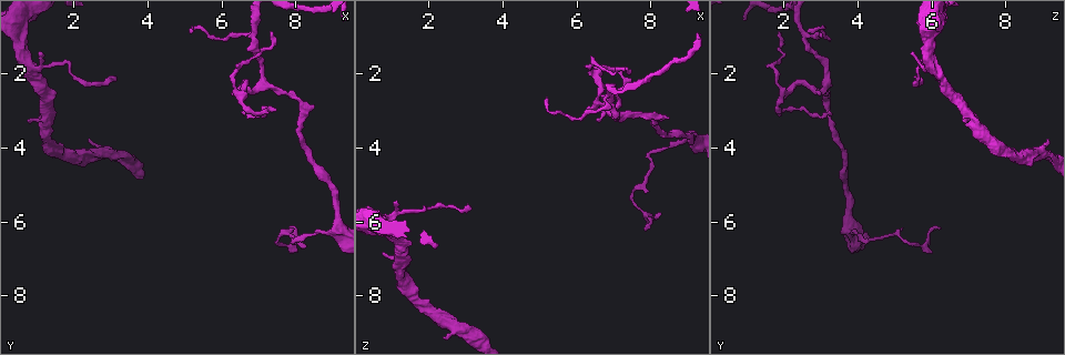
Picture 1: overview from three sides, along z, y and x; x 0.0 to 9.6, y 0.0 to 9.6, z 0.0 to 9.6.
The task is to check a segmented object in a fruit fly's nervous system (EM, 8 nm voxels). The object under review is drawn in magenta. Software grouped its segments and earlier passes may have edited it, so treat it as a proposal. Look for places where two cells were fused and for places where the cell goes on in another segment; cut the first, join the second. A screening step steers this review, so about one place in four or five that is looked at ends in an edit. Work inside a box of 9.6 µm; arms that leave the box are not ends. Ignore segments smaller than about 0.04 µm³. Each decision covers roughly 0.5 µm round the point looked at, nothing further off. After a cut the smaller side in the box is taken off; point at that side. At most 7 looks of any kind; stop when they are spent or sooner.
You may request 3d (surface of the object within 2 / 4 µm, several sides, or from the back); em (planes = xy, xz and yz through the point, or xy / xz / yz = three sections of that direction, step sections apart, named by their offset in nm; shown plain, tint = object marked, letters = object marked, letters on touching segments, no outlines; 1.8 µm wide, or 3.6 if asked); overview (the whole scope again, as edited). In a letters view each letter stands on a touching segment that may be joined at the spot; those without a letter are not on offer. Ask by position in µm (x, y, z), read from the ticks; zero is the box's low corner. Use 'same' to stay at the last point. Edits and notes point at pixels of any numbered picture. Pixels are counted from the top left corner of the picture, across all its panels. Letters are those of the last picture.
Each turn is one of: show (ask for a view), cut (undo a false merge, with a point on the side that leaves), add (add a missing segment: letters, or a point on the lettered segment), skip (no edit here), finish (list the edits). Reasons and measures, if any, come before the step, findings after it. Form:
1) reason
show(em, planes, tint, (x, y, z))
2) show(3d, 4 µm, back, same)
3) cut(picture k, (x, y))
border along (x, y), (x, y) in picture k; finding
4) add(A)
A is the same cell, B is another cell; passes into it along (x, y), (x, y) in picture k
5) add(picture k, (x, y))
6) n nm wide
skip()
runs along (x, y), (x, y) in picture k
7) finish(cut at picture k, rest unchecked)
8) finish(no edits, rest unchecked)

branch stops here
show(em, xz, step 8, plain, (0.80, 3.30, 6.80))

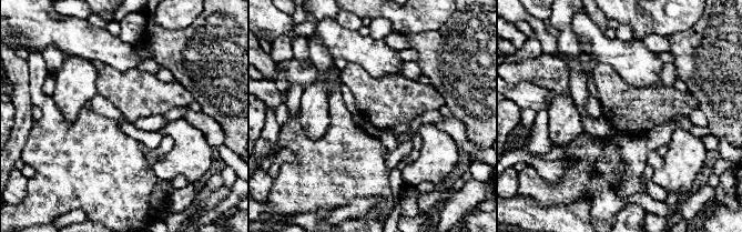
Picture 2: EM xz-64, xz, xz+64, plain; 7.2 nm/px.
with the object marked
show(em, xz, step 8, tint, same)

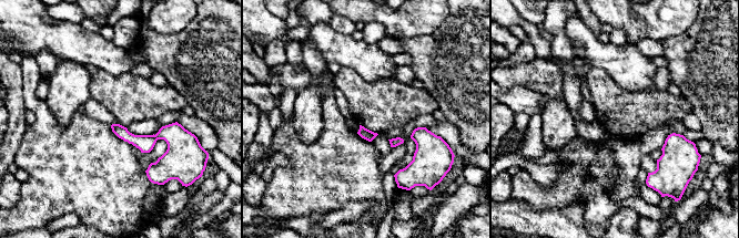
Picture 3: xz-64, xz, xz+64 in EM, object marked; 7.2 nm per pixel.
what lies round it
show(em, xz, step 8, letters, same)

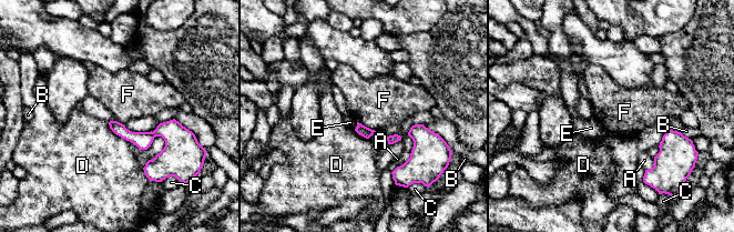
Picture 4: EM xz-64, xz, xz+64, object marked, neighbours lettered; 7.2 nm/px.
skip()
A, B, C, D, E and F are other cells; runs along (112, 123), (131, 137), (180, 131) in picture 4; no lettered segment goes on from it

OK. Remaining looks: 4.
tapers out
show(3d, 4 µm, (3.05, 2.15, 5.55))

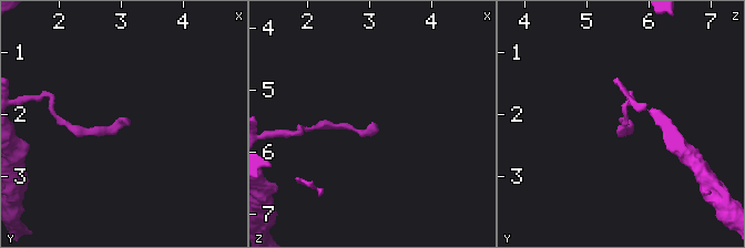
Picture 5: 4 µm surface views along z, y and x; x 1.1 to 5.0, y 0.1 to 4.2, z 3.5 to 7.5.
shape alone is not enough
show(em, yz, step 4, tint, (3.10, 2.10, 5.50))

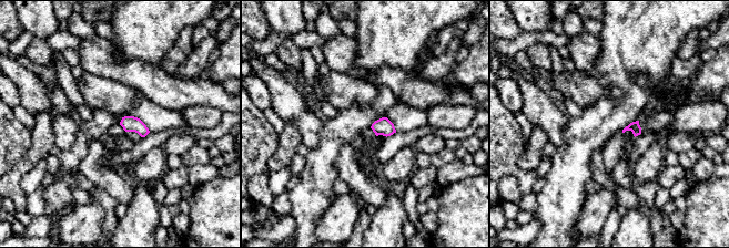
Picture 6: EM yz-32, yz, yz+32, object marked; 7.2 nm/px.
show(em, planes, letters, same)

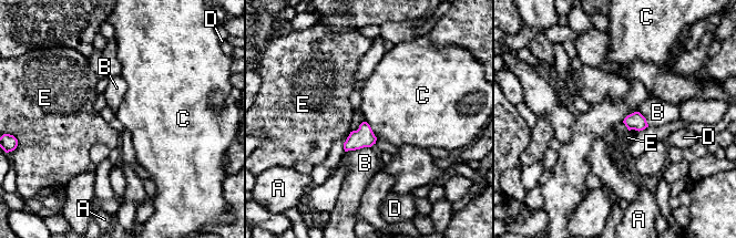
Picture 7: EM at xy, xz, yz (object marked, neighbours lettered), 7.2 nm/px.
skip()
A, B, C, D and E are other cells; border along (366, 121), (377, 138) in picture 7; none of them fits

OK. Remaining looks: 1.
finish(no edits, rest unchecked)

